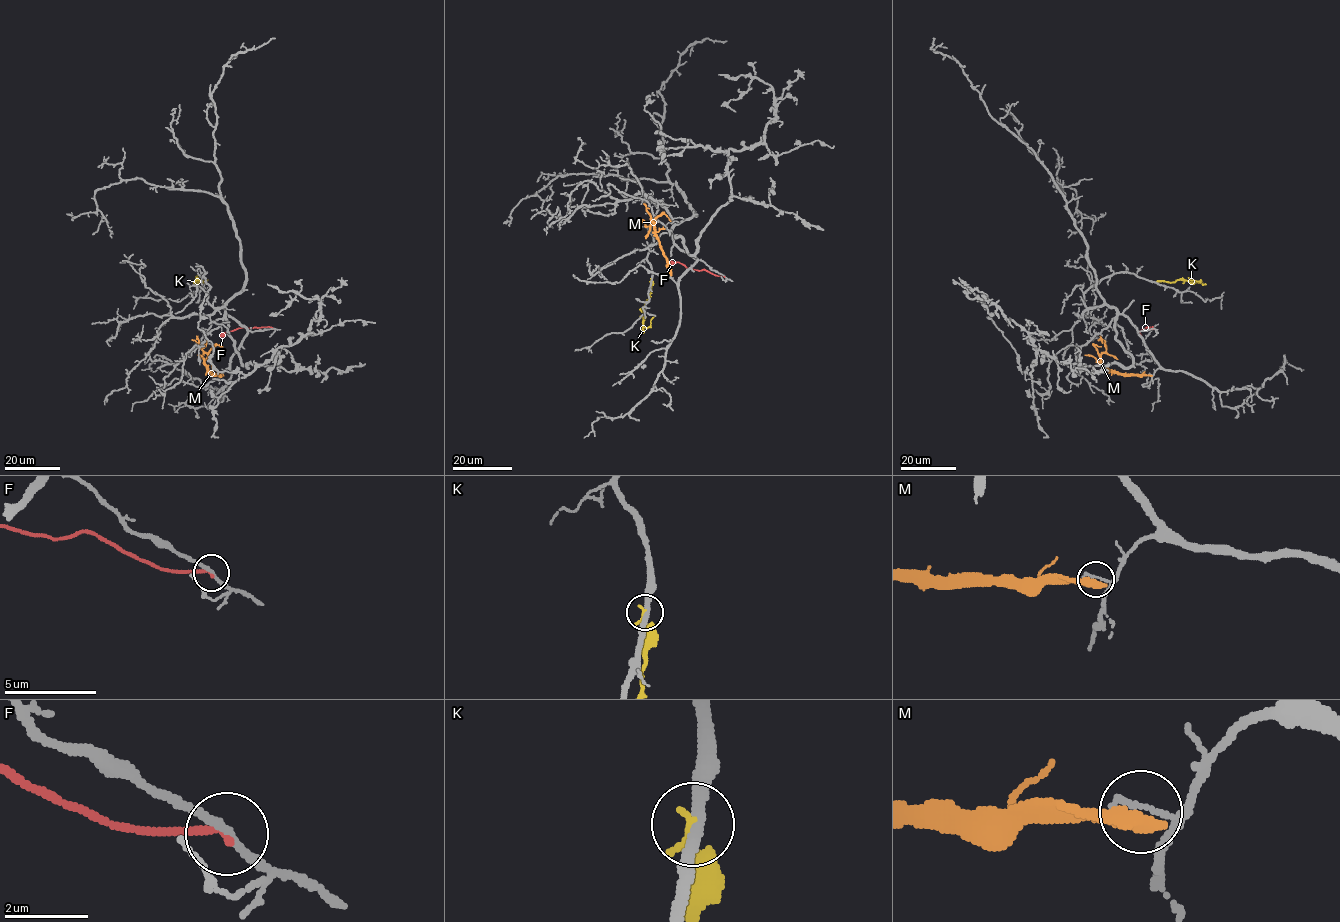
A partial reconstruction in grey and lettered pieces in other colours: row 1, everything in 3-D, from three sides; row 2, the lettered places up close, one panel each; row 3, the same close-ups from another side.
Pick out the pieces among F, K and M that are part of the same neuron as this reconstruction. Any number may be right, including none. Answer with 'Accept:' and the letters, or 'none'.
Accept: none

